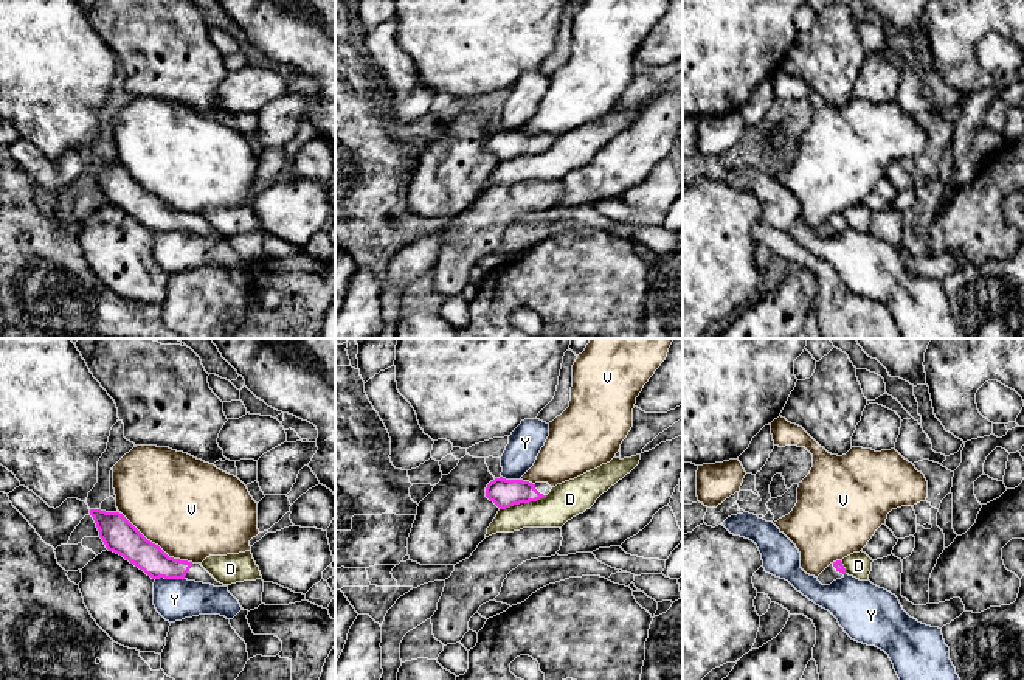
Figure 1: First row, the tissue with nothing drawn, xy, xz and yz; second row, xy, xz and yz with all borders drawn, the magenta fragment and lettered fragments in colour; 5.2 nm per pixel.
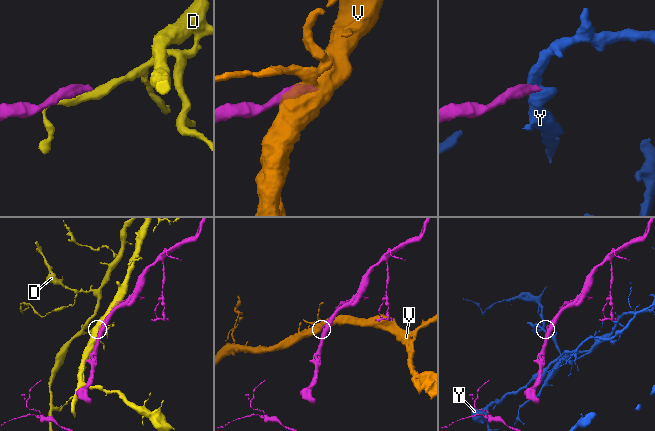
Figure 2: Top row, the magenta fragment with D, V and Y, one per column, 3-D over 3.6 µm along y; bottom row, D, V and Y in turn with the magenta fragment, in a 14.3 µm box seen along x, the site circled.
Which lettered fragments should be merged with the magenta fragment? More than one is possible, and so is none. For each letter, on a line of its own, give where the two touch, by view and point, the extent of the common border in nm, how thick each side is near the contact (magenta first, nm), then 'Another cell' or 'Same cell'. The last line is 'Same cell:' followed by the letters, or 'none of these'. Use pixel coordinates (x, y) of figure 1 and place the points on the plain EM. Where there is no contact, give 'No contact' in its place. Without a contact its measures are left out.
D: Touches magenta at xz (522, 154). Shared border 260 nm. Thickness 150 nm (magenta) against 190 nm. Another cell
V: Touches magenta at xy (157, 197). Shared border 460 nm. Thickness 180 nm (magenta) against 500 nm. Another cell
Y: Touches magenta at xy (169, 230). Shared border 150 nm. Thickness 160 nm (magenta) against 220 nm. Another cell
Same cell: none of these

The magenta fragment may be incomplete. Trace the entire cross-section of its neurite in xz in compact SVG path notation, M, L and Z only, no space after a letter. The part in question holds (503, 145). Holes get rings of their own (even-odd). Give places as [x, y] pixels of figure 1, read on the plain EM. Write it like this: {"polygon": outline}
{"polygon": "M495 130L486 140L486 149L500 161L510 160L520 155L537 154L551 144L548 135L529 135L523 132Z"}

